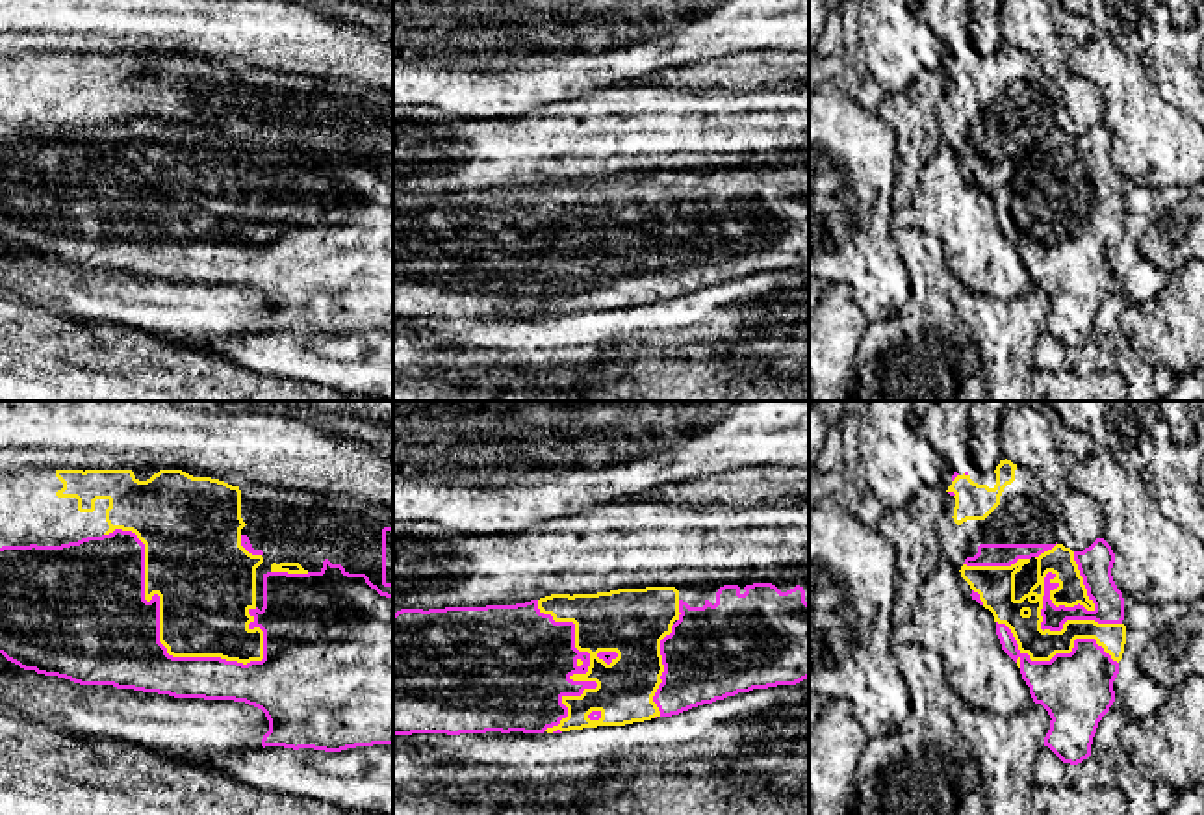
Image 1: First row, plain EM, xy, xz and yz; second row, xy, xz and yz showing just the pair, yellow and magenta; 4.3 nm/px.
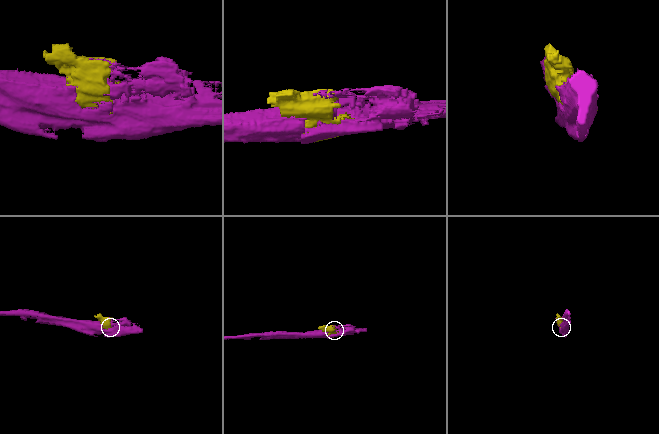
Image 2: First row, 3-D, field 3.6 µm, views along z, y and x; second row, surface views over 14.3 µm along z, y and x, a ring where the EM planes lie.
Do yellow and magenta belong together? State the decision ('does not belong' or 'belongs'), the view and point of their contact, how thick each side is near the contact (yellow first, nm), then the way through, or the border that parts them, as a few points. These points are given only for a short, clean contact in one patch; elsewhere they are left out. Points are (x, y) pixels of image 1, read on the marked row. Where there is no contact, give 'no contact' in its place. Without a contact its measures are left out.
does not belong; contact xy (160, 619); calibres 420 and 460 nm

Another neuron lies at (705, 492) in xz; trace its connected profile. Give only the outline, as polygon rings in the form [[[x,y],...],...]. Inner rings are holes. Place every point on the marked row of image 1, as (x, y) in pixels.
[[[742,468],[720,475],[709,475],[694,483],[681,483],[673,488],[655,486],[636,499],[666,501],[688,509],[703,509],[718,503],[798,505],[809,501],[809,468]]]

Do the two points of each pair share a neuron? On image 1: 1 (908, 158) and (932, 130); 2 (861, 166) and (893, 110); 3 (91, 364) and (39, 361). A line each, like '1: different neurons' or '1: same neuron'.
1: same neuron
2: different neurons
3: same neuron

